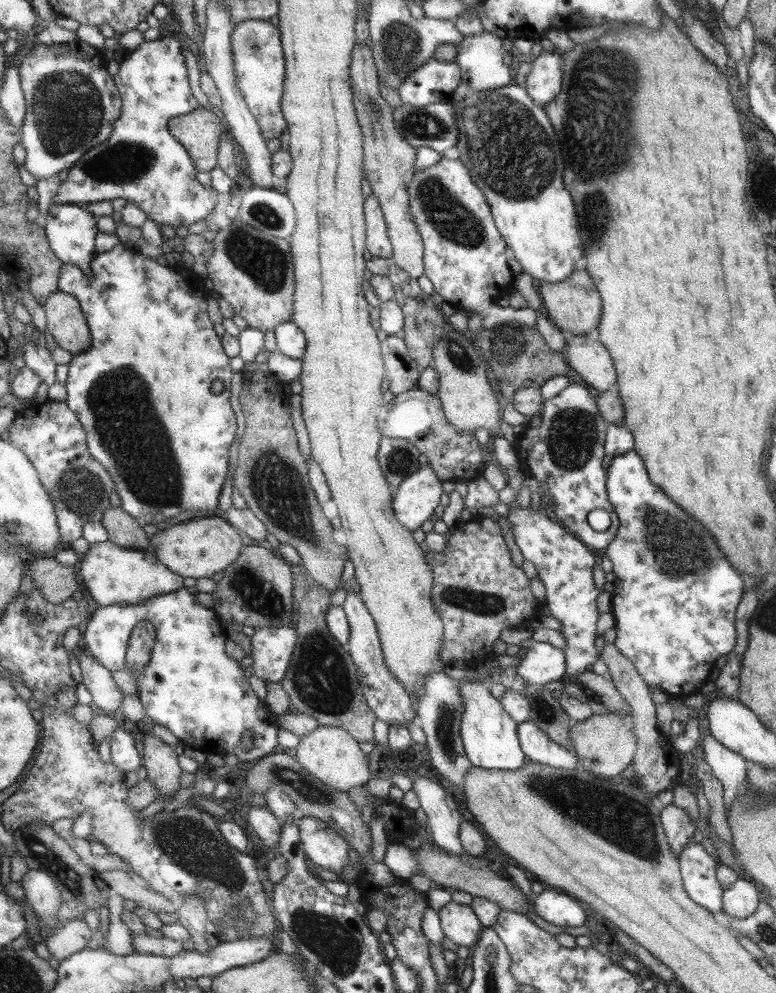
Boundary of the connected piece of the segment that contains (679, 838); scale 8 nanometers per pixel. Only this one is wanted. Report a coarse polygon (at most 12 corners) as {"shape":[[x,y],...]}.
{"shape":[[664,807],[668,844],[678,856],[694,836],[696,824],[686,810]]}

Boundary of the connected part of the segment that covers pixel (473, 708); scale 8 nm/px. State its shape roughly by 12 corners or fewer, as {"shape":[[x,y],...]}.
{"shape":[[480,682],[460,684],[461,738],[474,767],[526,762],[516,720]]}

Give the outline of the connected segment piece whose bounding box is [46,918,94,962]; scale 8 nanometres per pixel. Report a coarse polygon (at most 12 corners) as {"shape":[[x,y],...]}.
{"shape":[[76,918],[48,938],[62,962],[88,948],[93,934]]}

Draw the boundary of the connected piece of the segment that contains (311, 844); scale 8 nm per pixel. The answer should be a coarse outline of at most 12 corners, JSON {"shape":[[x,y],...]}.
{"shape":[[318,817],[297,825],[306,856],[341,876],[350,844]]}

